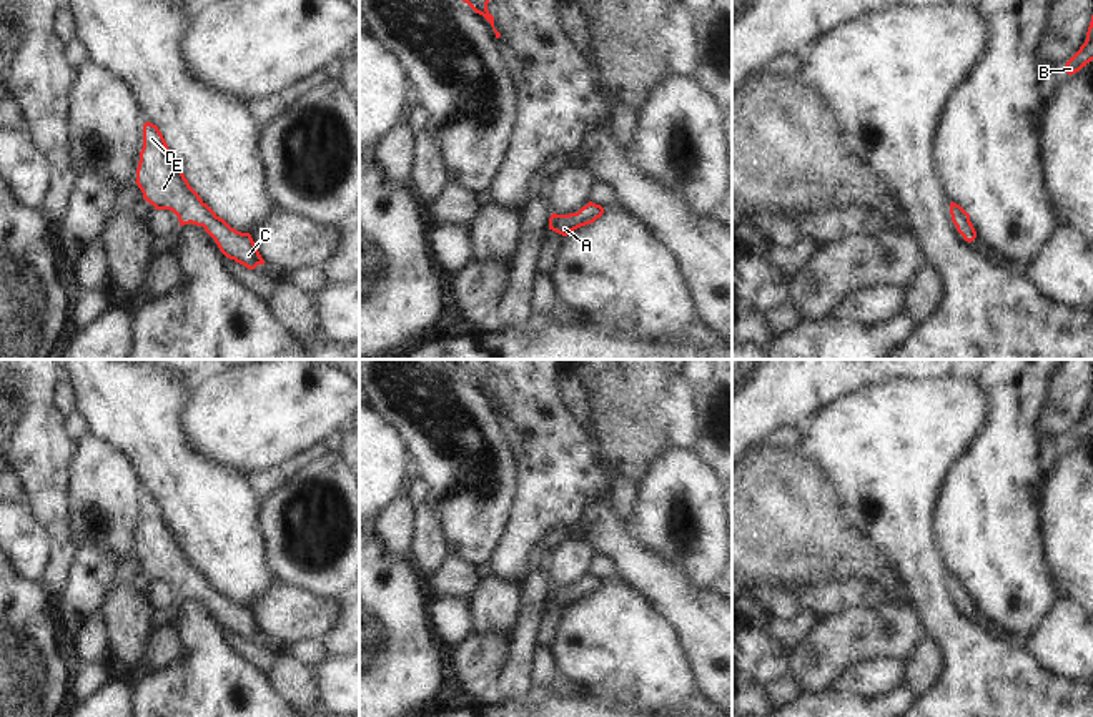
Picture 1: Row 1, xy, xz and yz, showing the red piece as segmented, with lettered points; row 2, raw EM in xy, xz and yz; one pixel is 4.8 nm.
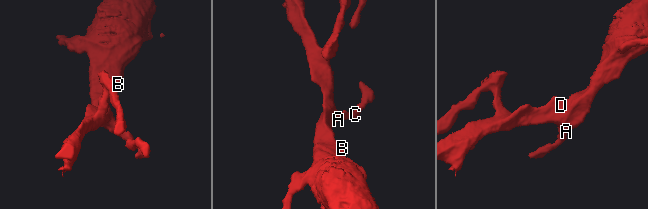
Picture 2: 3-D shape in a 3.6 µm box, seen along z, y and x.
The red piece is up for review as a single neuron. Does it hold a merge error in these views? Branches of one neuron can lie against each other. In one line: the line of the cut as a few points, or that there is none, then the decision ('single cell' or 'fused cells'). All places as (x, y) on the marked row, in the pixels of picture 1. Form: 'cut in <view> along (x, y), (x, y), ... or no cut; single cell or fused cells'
no cut; single cell

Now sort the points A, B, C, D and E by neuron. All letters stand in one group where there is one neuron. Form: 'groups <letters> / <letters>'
groups A B C D E

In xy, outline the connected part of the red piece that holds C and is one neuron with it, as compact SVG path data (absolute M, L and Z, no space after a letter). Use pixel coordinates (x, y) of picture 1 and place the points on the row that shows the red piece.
M150 121L143 125L143 148L135 183L141 190L143 200L155 210L173 211L180 226L190 223L203 226L226 258L248 269L265 265L251 235L231 228L190 186L161 131Z

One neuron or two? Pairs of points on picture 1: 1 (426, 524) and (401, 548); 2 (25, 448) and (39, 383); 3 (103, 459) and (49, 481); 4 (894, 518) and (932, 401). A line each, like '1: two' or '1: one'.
1: two
2: one
3: two
4: one

